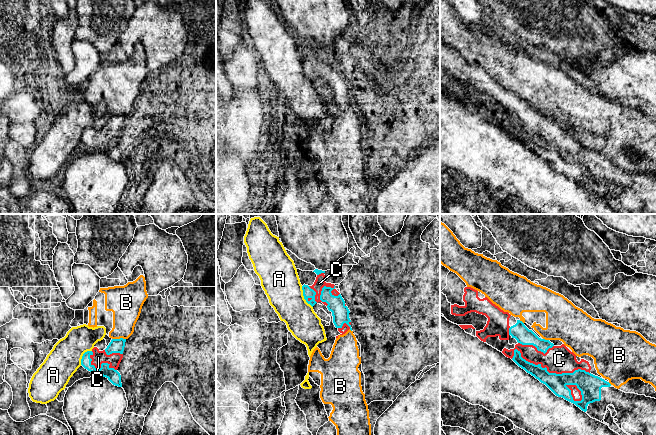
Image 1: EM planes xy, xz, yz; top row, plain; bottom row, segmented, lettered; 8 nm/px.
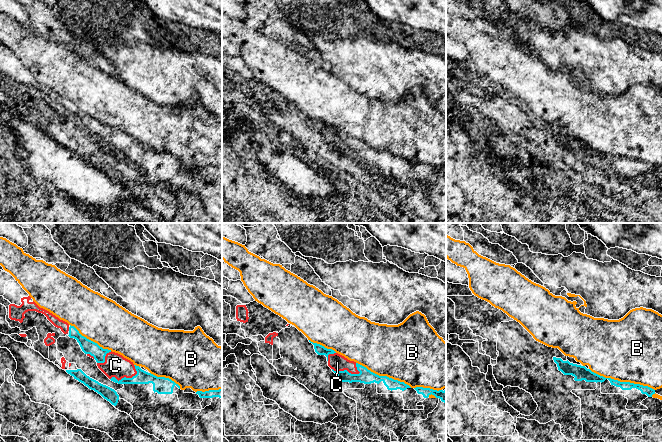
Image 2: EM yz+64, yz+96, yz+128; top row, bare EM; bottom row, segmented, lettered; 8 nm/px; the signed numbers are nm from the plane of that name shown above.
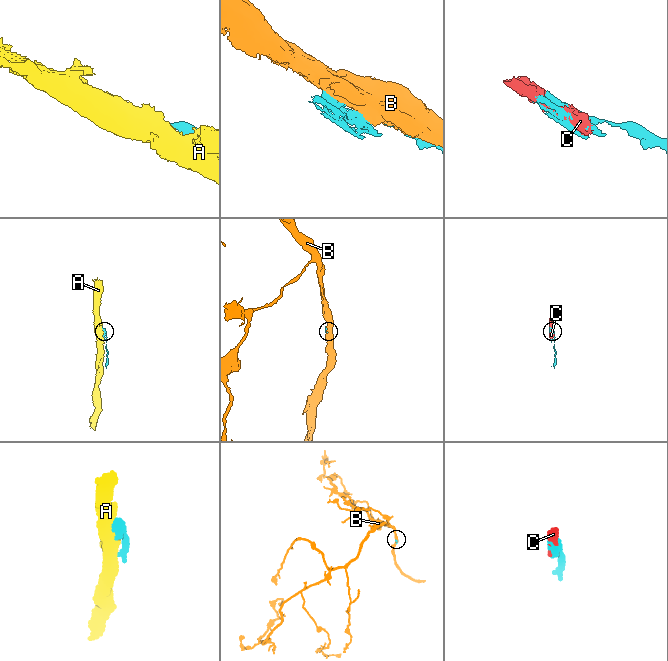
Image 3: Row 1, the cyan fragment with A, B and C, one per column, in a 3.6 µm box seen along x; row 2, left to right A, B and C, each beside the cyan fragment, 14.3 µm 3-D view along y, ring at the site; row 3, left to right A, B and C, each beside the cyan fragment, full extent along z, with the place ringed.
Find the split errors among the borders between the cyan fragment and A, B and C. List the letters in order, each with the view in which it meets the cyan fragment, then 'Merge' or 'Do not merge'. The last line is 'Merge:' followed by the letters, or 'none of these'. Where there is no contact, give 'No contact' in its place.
A: Touches cyan in xz. Do not merge
B: Touches cyan in xy. Do not merge
C: Touches cyan in yz. Merge
Merge: C

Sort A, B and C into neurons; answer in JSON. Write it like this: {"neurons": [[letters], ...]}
{"neurons": [["A"], ["B"], ["C"]]}

